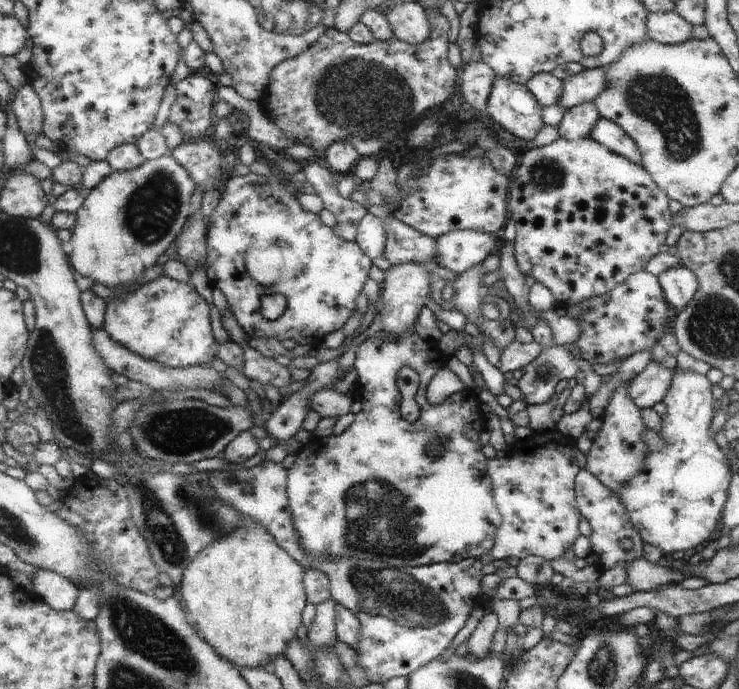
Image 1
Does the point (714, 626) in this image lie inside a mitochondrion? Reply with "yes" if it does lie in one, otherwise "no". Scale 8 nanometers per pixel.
no

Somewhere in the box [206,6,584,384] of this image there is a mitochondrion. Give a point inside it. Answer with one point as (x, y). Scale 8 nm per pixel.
(358, 95)

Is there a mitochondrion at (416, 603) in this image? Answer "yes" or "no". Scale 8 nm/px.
yes

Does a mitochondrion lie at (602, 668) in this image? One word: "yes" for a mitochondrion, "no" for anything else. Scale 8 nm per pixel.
yes

